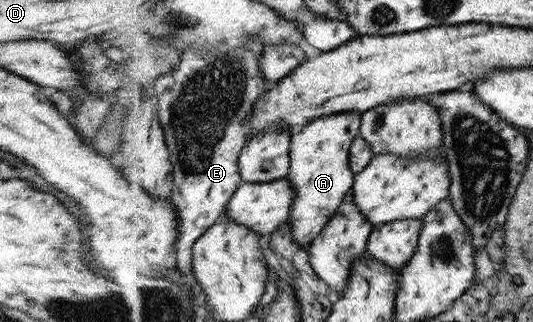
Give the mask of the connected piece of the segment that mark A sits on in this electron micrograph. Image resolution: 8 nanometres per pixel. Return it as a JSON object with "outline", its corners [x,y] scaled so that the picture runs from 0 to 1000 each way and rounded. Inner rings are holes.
{"outline":[[[655,348],[587,373],[553,413],[540,553],[557,606],[540,699],[548,708],[552,745],[568,773],[582,773],[645,640],[651,606],[664,590],[668,540],[660,525],[657,478],[666,432],[677,422],[679,391],[681,354]]]}

